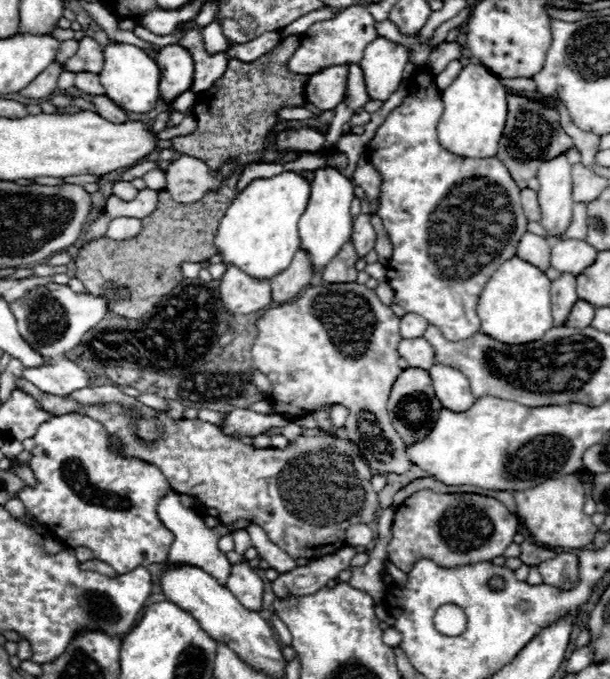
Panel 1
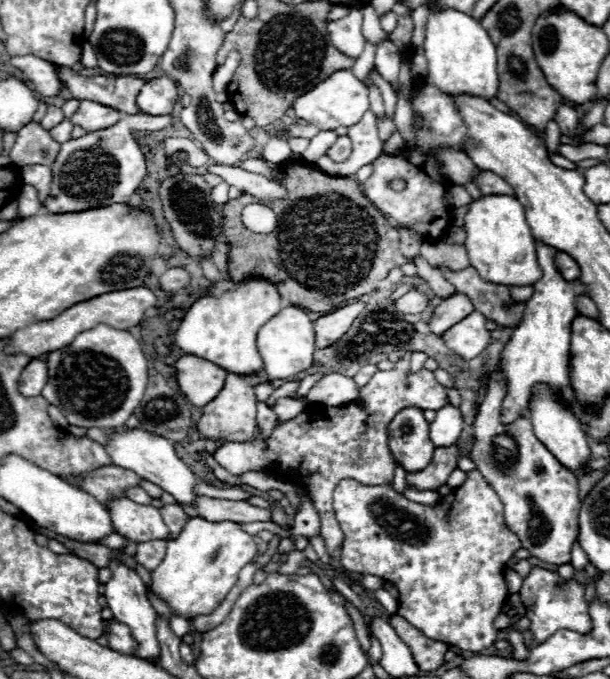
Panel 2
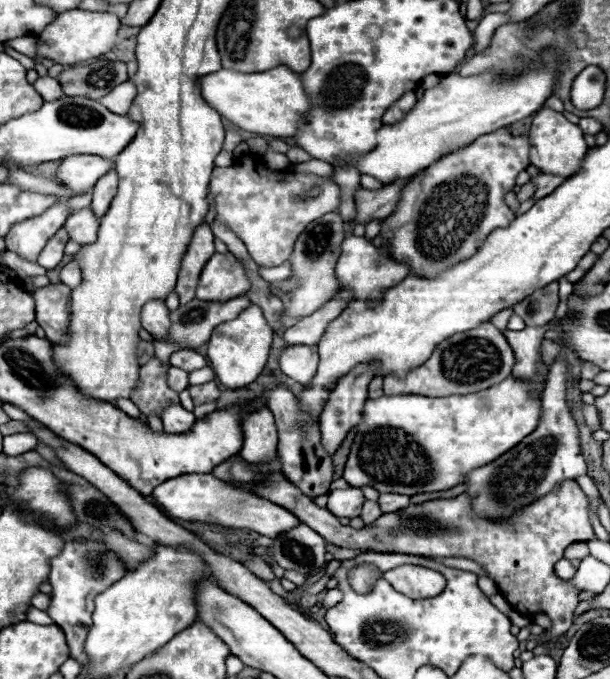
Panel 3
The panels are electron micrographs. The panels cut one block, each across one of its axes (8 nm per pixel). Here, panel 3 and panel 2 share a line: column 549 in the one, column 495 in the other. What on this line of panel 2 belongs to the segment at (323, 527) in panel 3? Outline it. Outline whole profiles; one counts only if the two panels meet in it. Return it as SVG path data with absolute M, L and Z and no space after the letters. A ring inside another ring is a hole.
M478 470L468 472L466 482L448 496L442 496L434 506L404 498L392 484L364 486L356 480L342 480L334 490L334 510L342 532L346 532L346 540L340 546L342 568L358 574L374 574L384 582L392 582L400 592L400 608L396 614L410 620L424 636L460 650L482 652L496 642L498 630L492 622L508 598L504 570L510 556L520 548L520 538L508 530L502 502Z

